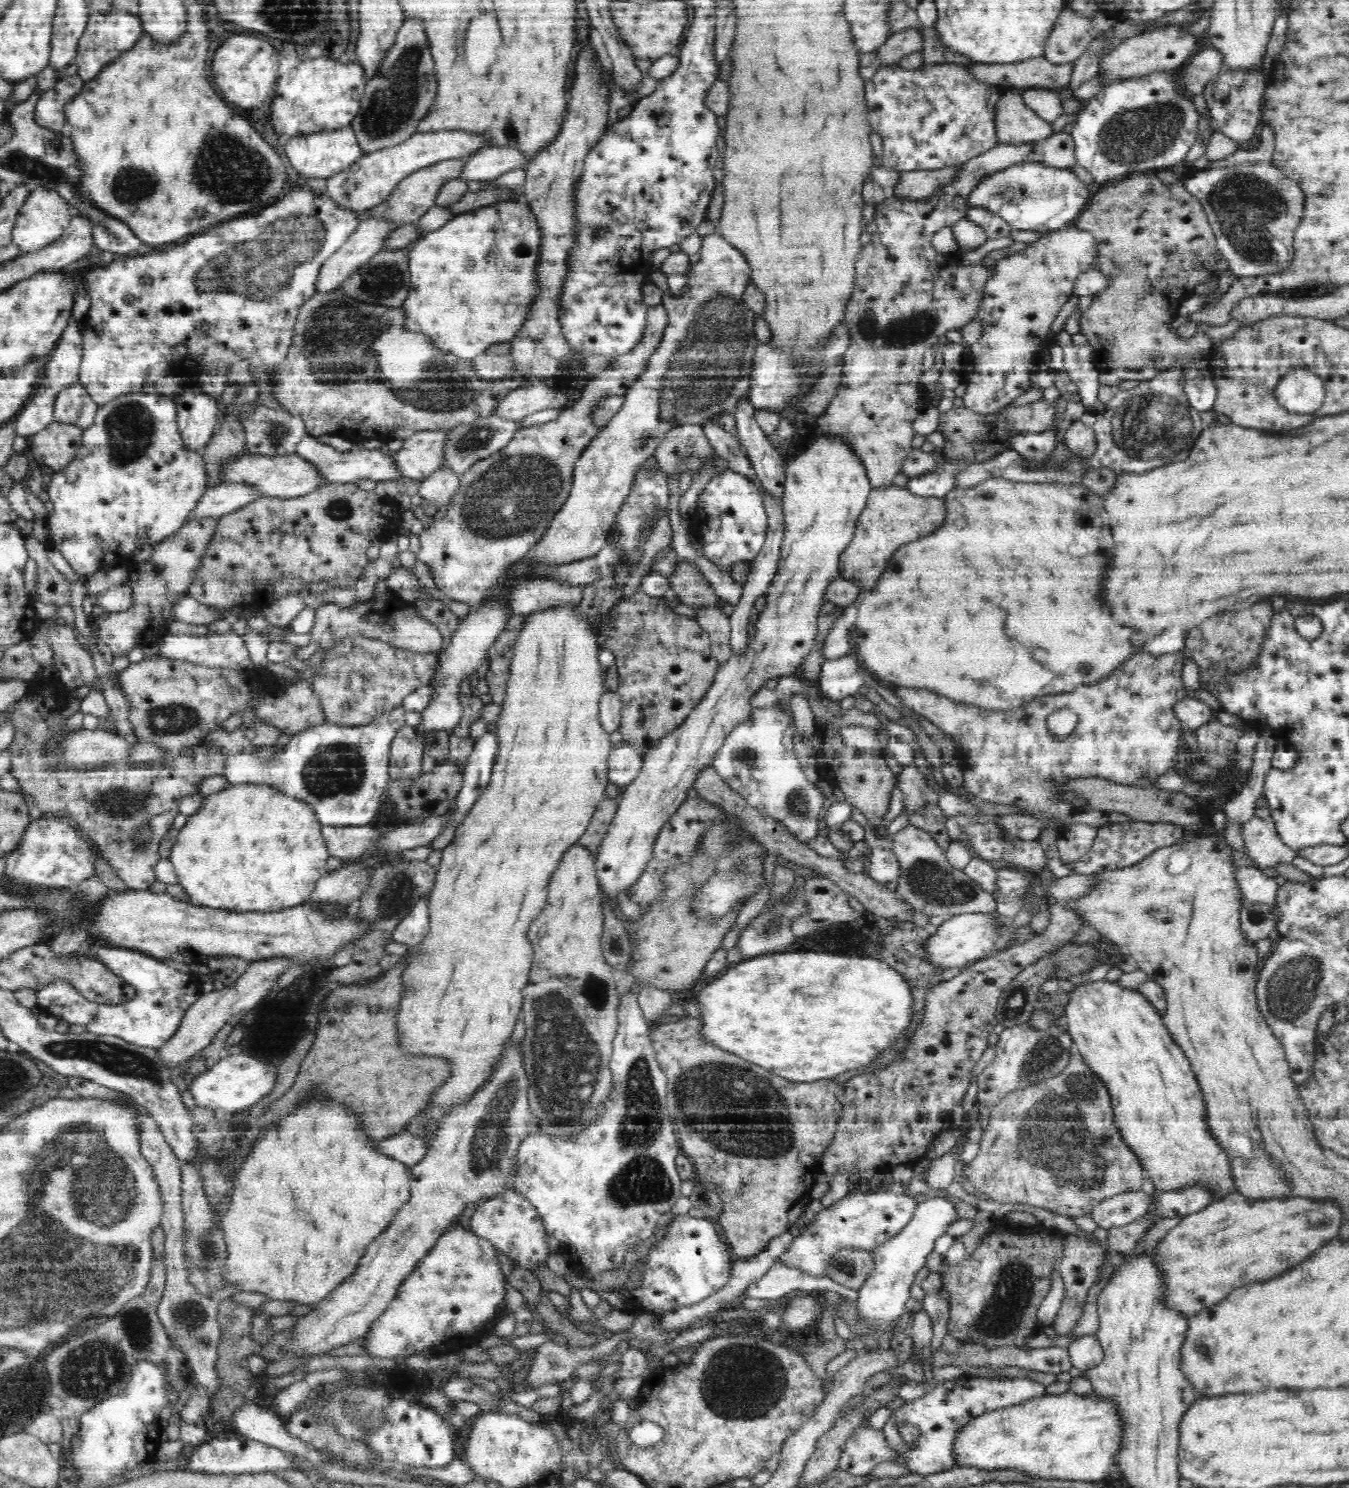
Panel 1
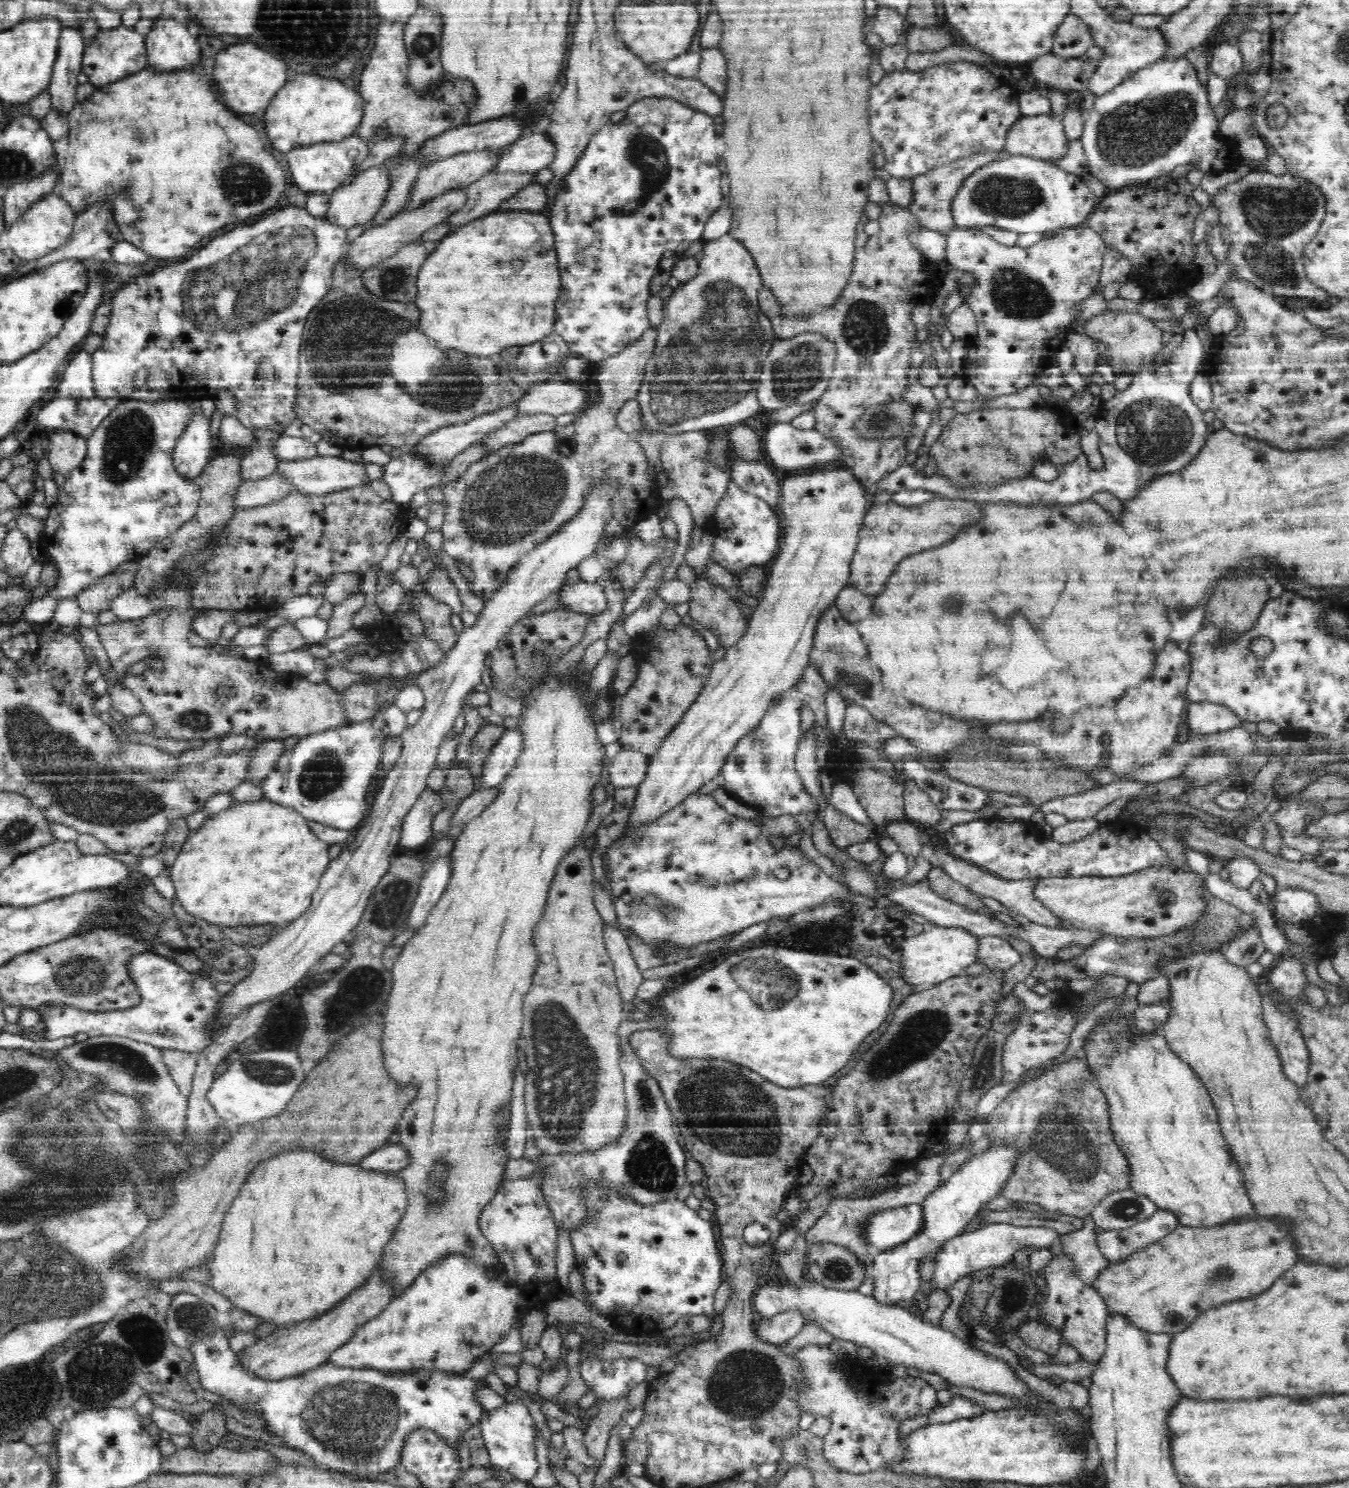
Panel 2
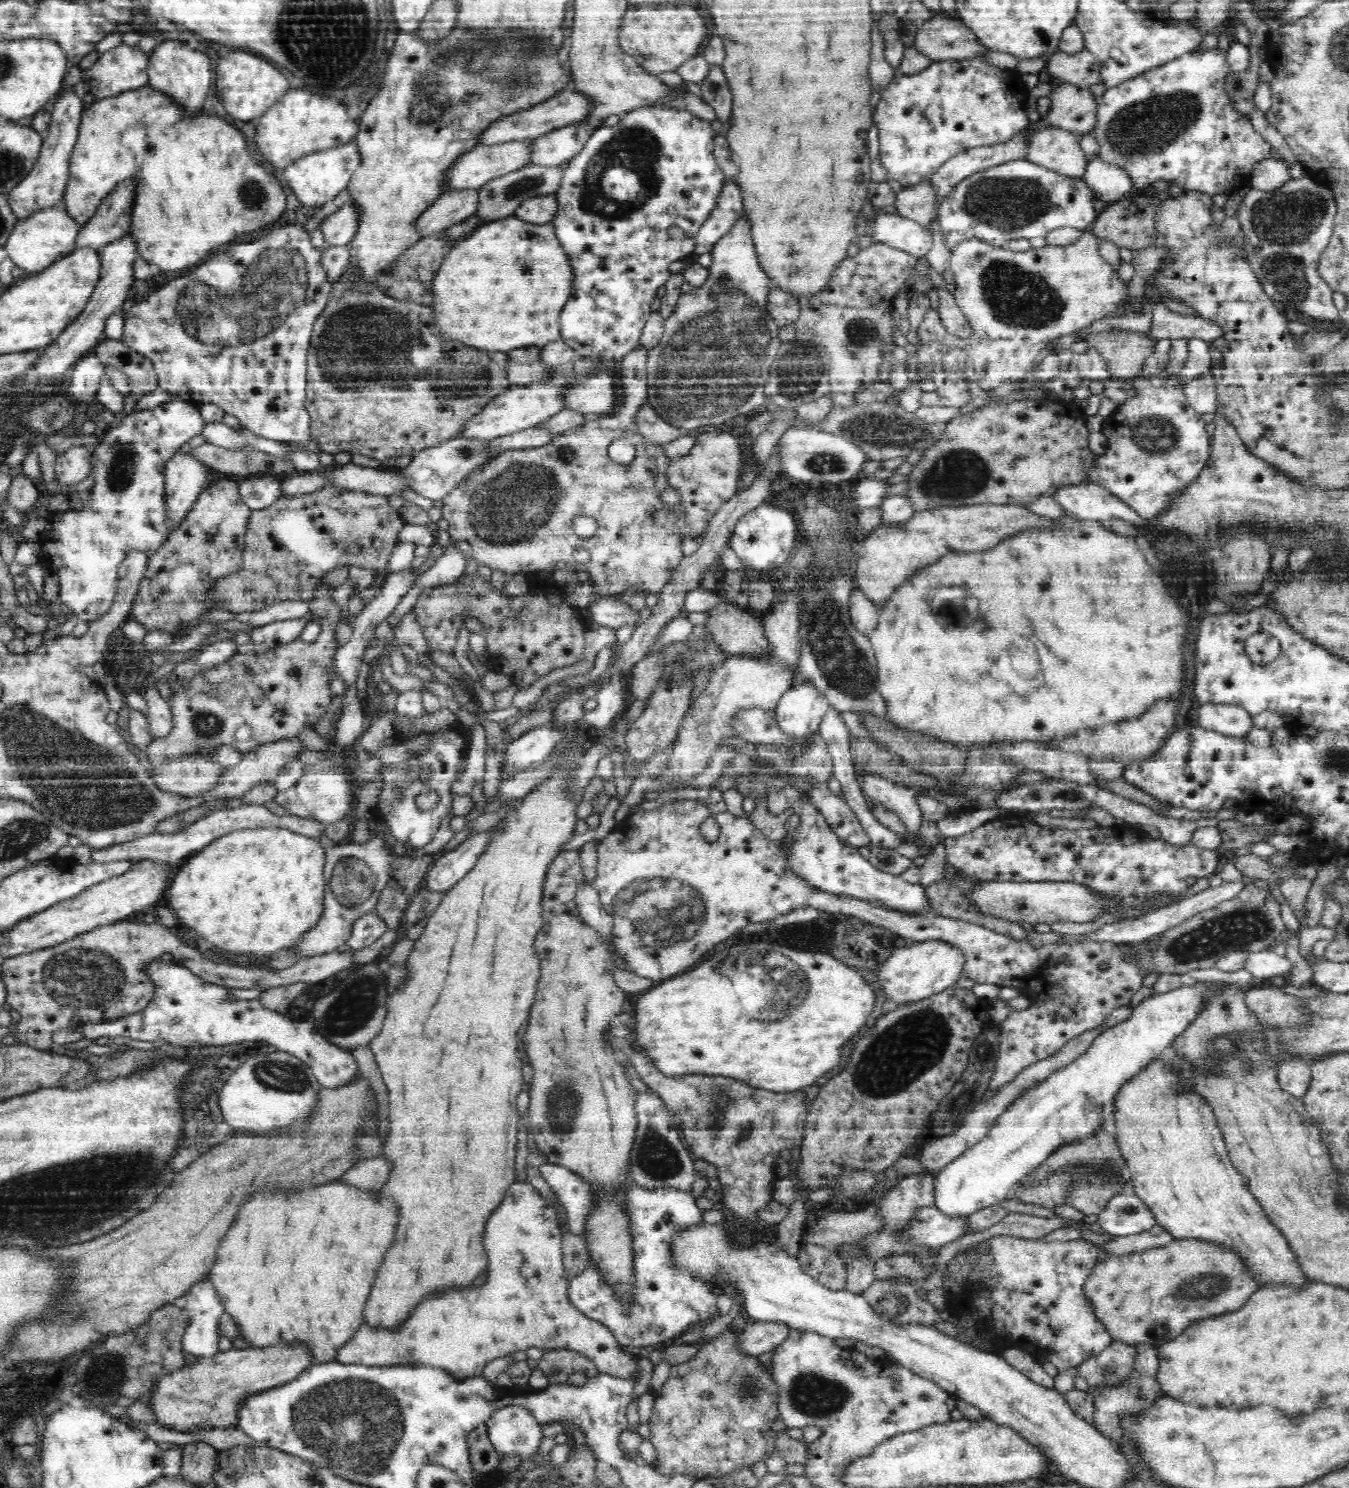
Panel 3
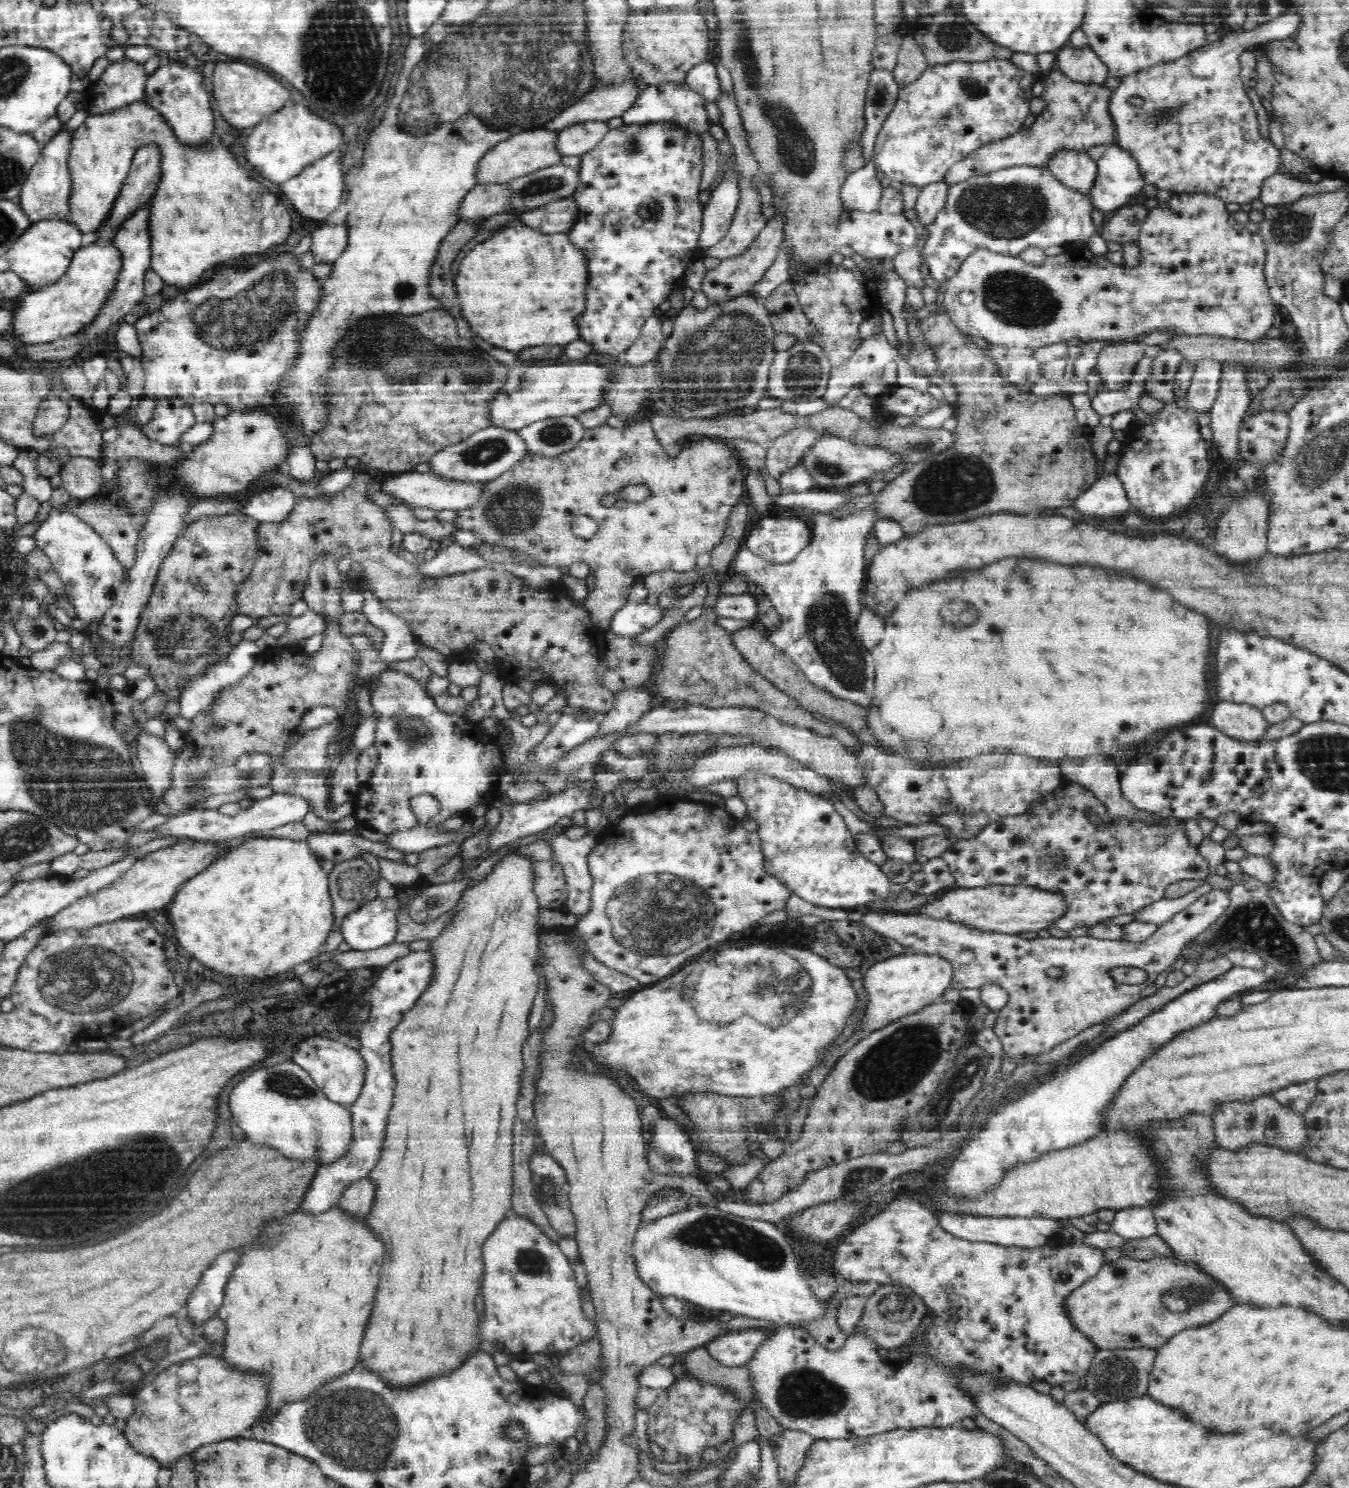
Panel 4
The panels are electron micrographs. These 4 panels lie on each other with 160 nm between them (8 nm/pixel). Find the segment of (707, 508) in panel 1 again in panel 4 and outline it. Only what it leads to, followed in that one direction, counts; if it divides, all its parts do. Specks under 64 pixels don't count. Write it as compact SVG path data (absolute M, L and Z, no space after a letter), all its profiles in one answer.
M764 514L759 521L750 530L745 548L768 562L790 562L811 543L811 526L797 515L783 518L781 515Z

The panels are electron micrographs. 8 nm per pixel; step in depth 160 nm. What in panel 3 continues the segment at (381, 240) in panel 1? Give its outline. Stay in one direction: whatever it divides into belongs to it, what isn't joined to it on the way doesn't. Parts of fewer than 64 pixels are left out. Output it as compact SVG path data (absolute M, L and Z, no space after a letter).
M454 190L440 195L422 215L415 228L420 236L430 236L436 232L458 224L476 212L478 190Z

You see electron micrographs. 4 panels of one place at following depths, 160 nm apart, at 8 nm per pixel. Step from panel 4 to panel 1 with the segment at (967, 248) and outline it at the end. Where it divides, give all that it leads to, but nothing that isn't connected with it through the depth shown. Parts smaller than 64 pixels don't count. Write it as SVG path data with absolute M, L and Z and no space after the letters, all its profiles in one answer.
M1025 162L1012 164L982 179L968 196L965 208L982 207L994 215L1000 215L1000 218L1010 223L1014 230L1032 230L1034 226L1040 224L1036 220L1046 220L1048 234L1048 230L1073 226L1086 208L1092 193L1093 188L1068 169Z

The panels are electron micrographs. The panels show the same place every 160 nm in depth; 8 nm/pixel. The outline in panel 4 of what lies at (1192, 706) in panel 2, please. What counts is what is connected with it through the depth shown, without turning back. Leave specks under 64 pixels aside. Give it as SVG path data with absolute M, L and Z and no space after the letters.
M1218 701L1209 712L1210 724L1239 741L1260 741L1271 725L1263 711L1249 704Z

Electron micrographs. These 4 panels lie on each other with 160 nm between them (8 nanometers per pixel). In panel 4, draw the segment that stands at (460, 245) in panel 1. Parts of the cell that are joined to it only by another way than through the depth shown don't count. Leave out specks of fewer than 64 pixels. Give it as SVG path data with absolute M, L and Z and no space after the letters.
M518 225L516 227L506 227L502 229L500 234L494 234L492 238L484 240L482 244L474 246L464 260L458 266L458 276L454 278L454 286L456 286L456 296L460 298L460 314L464 316L464 320L470 324L472 332L478 334L484 342L496 346L496 348L506 348L506 350L522 350L523 348L540 346L545 344L568 344L573 340L579 339L579 328L574 322L574 318L578 314L582 314L586 310L585 305L585 290L588 282L588 267L586 257L583 250L576 248L573 242L570 242L567 233L544 234L530 228L526 225Z

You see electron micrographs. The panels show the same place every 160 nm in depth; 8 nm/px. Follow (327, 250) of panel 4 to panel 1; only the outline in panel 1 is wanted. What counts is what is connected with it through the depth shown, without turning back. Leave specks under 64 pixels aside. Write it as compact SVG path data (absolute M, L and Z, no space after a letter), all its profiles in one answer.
M440 130L425 133L414 133L400 144L369 153L364 152L344 171L337 172L327 180L327 193L332 202L352 209L358 218L373 206L384 202L394 192L405 176L417 170L432 166L442 160L465 158L479 148L489 146L485 134L466 132L465 130Z

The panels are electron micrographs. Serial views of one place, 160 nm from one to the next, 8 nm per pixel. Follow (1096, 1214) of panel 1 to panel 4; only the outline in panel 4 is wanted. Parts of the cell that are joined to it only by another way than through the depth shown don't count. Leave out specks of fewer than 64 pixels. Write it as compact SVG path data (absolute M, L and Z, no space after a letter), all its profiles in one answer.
M1130 1207L1116 1211L1110 1231L1126 1239L1141 1239L1157 1234L1151 1207Z

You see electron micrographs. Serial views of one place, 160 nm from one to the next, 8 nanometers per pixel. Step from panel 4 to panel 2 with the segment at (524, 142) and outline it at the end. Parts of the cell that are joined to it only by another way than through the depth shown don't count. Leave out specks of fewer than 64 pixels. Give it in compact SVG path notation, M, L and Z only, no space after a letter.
M499 150L492 151L472 151L472 152L460 152L460 154L454 154L454 156L448 156L439 161L434 161L428 165L428 168L424 167L424 172L420 172L420 180L416 180L416 192L412 192L412 200L409 200L408 208L404 207L404 211L416 210L416 208L426 206L433 198L436 198L439 194L447 192L448 190L461 190L470 186L482 178L485 174L488 174L495 170L496 162L502 155Z

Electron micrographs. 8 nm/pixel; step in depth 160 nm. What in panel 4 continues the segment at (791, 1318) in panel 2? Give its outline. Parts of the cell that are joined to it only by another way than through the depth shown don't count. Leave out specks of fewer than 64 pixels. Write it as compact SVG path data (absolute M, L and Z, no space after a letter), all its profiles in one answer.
M757 1328L729 1331L710 1341L705 1348L711 1358L724 1366L740 1367L752 1359L758 1346L775 1331Z

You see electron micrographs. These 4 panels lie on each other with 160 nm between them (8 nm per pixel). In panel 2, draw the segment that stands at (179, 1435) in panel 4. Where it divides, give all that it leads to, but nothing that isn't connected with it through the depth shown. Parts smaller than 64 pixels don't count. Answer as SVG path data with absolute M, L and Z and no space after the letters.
M378 1268L376 1276L372 1276L372 1280L368 1280L368 1284L360 1288L360 1292L353 1292L348 1300L344 1300L344 1304L332 1307L332 1312L328 1312L328 1316L320 1315L320 1320L308 1319L308 1324L292 1324L292 1328L277 1328L269 1336L246 1347L242 1356L246 1371L248 1374L256 1374L258 1379L275 1381L316 1368L329 1360L332 1351L346 1344L360 1326L376 1318L392 1299L392 1287L381 1279Z

